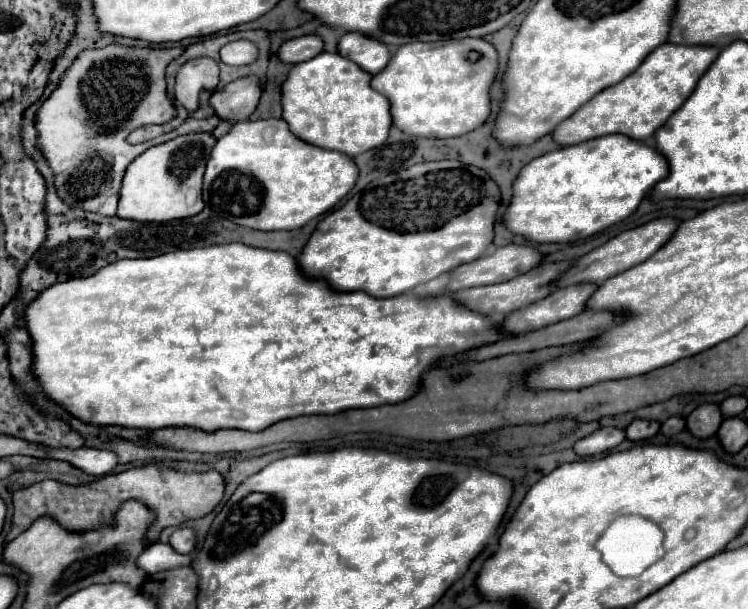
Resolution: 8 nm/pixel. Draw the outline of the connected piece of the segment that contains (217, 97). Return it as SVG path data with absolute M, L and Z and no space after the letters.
M244 78L226 84L220 92L212 92L210 106L220 120L240 122L246 120L258 106L260 86L254 78Z

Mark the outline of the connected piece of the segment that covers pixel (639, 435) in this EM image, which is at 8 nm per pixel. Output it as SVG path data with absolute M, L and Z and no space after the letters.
M634 420L628 428L626 428L626 438L632 442L642 442L652 438L654 434L658 434L660 424L658 422L648 422L648 420Z

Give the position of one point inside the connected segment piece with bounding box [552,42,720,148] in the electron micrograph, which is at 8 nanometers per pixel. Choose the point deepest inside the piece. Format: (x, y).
(636, 107)

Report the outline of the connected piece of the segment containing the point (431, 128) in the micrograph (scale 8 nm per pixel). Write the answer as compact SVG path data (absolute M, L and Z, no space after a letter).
M482 38L412 42L400 46L388 66L372 76L370 86L388 98L392 124L418 138L452 138L476 130L490 116L488 90L498 68L498 54Z

